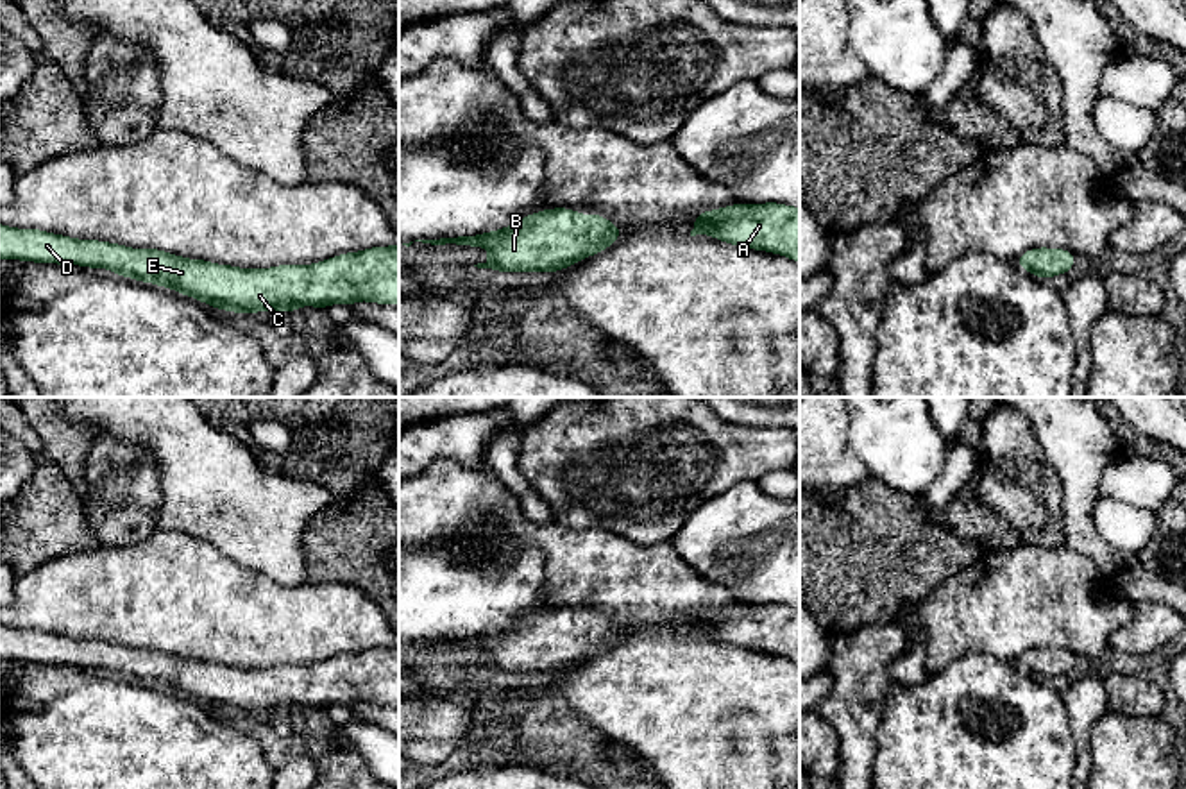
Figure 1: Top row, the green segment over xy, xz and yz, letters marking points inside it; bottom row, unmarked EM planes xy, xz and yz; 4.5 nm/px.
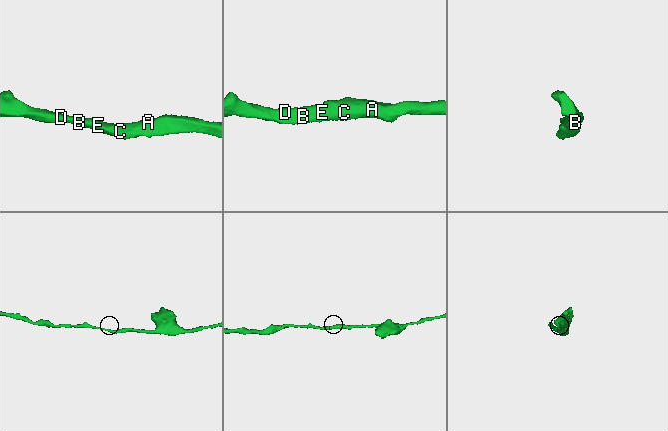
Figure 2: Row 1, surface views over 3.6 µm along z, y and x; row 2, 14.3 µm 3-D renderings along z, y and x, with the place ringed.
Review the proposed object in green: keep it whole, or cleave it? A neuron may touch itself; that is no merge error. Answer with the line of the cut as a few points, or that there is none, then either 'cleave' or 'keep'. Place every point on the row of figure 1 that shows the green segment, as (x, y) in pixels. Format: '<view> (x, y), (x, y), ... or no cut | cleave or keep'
no cut | keep

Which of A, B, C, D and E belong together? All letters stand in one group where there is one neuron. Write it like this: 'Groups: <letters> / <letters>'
Groups: A B C D E

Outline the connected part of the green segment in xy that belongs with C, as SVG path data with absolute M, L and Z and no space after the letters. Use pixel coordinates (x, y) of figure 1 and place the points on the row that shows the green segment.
M0 224L0 259L109 268L122 277L172 288L216 310L293 311L301 306L399 304L399 243L333 256L311 265L240 268L157 249L79 240Z

